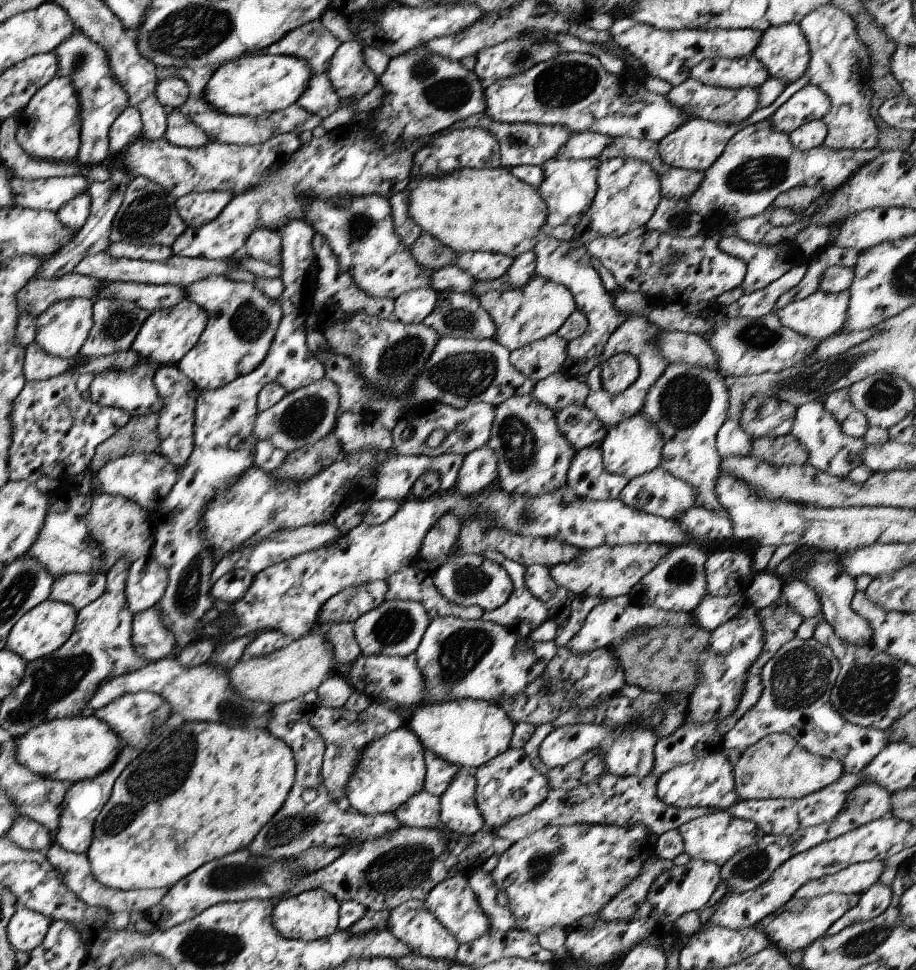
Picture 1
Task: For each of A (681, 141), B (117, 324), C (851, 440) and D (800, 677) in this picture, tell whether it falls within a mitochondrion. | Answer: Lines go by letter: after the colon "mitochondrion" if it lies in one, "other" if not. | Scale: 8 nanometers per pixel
A: other
B: mitochondrion
C: other
D: mitochondrion

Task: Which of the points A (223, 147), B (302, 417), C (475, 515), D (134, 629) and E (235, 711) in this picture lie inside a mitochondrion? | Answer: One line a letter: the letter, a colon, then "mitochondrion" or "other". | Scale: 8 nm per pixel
A: other
B: mitochondrion
C: other
D: other
E: mitochondrion

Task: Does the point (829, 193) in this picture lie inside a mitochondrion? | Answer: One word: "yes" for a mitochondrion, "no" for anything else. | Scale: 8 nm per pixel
no

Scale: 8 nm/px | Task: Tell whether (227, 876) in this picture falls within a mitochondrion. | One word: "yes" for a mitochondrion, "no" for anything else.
yes

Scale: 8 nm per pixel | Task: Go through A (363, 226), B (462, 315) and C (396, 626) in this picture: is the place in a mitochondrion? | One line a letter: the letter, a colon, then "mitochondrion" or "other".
A: mitochondrion
B: mitochondrion
C: mitochondrion

